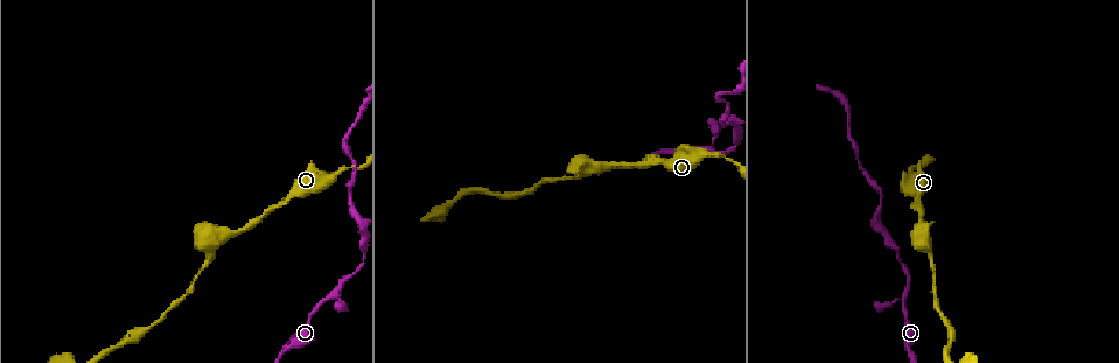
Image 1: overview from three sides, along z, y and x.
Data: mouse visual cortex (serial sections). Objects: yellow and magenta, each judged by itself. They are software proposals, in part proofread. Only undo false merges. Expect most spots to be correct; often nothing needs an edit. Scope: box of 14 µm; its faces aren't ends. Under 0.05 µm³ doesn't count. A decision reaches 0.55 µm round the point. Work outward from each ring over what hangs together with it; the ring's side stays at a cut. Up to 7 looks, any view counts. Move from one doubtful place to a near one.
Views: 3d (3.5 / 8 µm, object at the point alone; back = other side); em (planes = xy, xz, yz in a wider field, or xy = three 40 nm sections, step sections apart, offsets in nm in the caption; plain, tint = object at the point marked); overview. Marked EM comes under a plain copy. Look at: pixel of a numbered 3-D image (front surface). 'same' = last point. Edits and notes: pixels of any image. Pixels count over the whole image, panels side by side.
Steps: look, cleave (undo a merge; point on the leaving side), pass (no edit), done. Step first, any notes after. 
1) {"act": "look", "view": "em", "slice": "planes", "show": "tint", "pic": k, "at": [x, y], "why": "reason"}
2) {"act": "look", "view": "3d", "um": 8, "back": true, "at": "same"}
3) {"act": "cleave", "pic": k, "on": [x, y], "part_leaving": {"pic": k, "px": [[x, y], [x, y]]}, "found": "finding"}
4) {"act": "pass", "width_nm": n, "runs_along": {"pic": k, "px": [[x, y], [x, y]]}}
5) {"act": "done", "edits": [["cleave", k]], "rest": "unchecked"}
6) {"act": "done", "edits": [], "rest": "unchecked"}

{"act": "look", "view": "3d", "um": 3.5, "pic": 1, "at": [337, 174], "why": "calibre changes"}

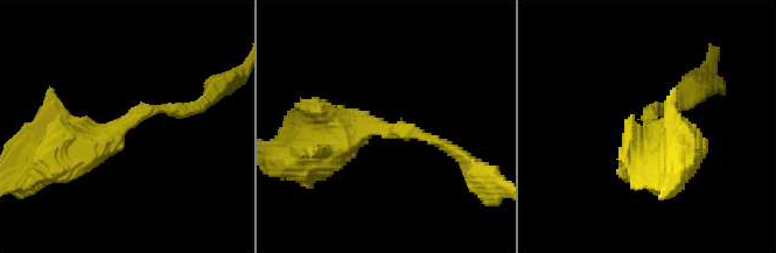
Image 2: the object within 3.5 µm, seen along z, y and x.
{"act": "pass", "runs_along": {"pic": 2, "px": [[44, 149], [98, 146], [148, 110], [191, 110]]}, "found": "one cell here"}

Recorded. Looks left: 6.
{"act": "look", "view": "em", "slice": "xy", "step": 3, "show": "tint", "pic": 1, "at": [709, 146], "why": "two arms in line, one across"}

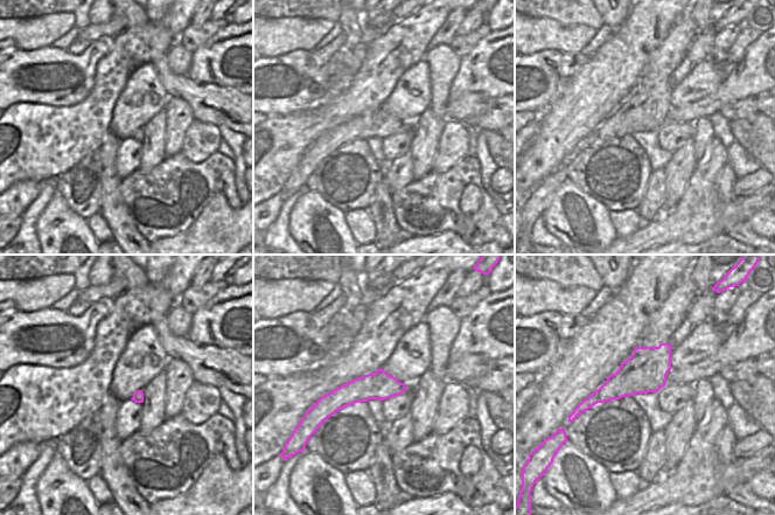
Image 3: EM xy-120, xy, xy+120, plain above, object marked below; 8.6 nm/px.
{"act": "look", "view": "3d", "um": 3.5, "back": true, "at": "same", "why": "wider look"}

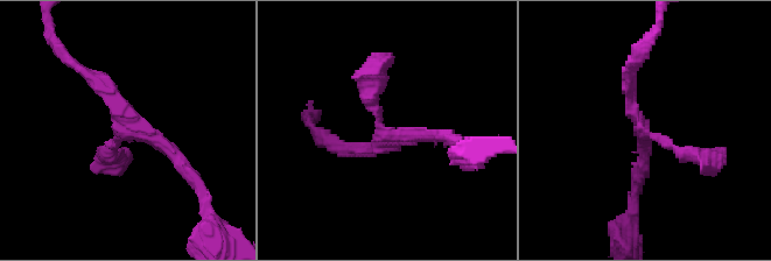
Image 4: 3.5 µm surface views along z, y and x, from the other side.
{"act": "pass", "arm_widths_nm": [200, 200, 200], "runs_along": {"pic": 4, "px": [[195, 178], [84, 71]]}, "found": "one cell here"}

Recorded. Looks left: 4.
{"act": "look", "view": "3d", "um": 3.5, "pic": 1, "at": [221, 234], "why": "three arms meet"}

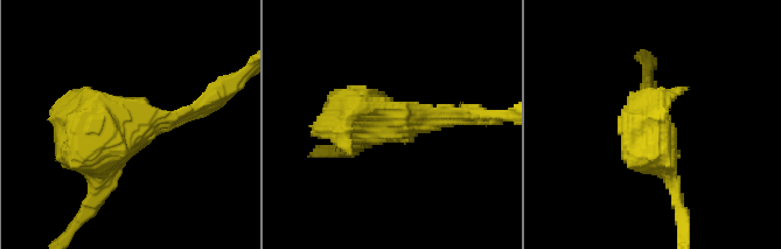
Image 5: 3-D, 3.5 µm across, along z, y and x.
{"act": "look", "view": "em", "slice": "xy", "step": 2, "show": "tint", "pic": 5, "at": [138, 125]}

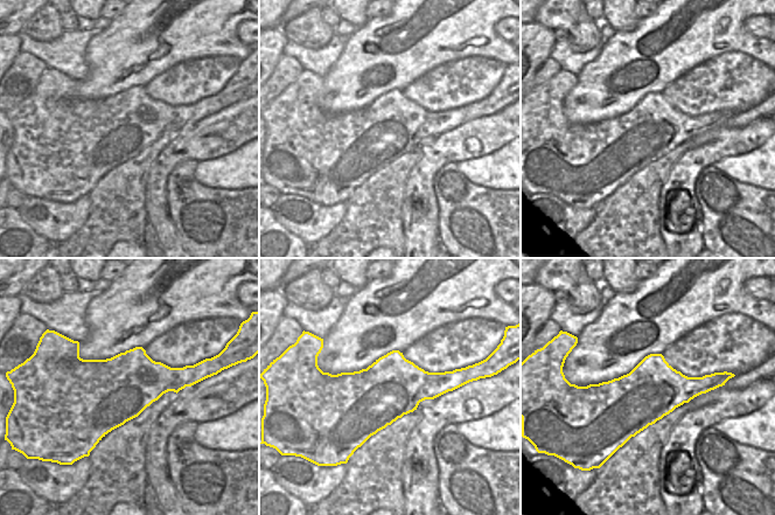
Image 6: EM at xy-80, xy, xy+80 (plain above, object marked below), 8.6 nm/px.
{"act": "pass", "found": "continuous, no second cell"}

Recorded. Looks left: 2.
{"act": "done", "edits": [], "rest": "unchecked"}

